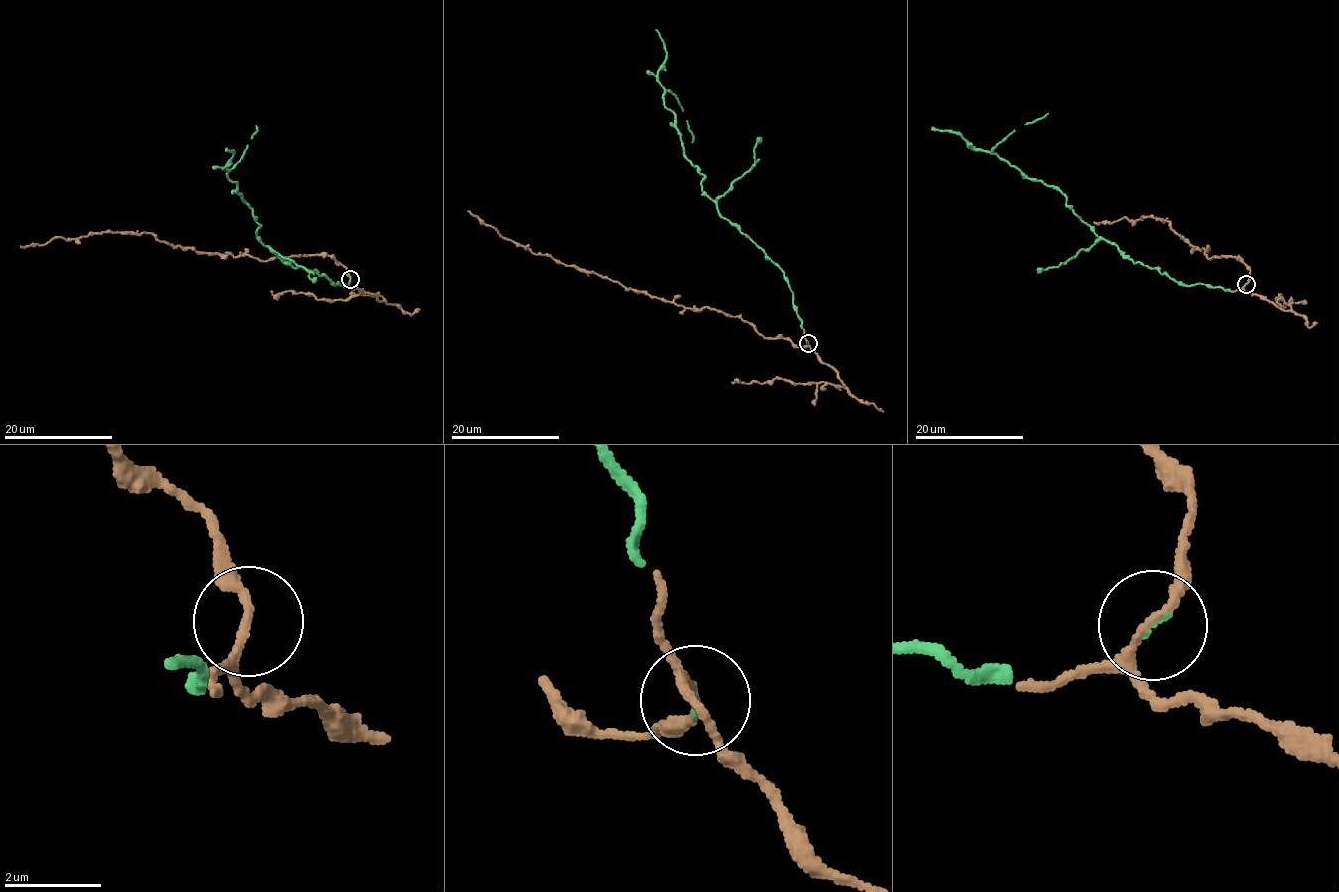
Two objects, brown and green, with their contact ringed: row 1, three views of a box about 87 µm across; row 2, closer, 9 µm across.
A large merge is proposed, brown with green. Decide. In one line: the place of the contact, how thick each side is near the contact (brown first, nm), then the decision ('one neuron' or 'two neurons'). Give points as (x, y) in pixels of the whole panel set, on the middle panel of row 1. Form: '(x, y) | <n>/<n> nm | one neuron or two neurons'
(808, 343) | 170/60 nm | one neuron

